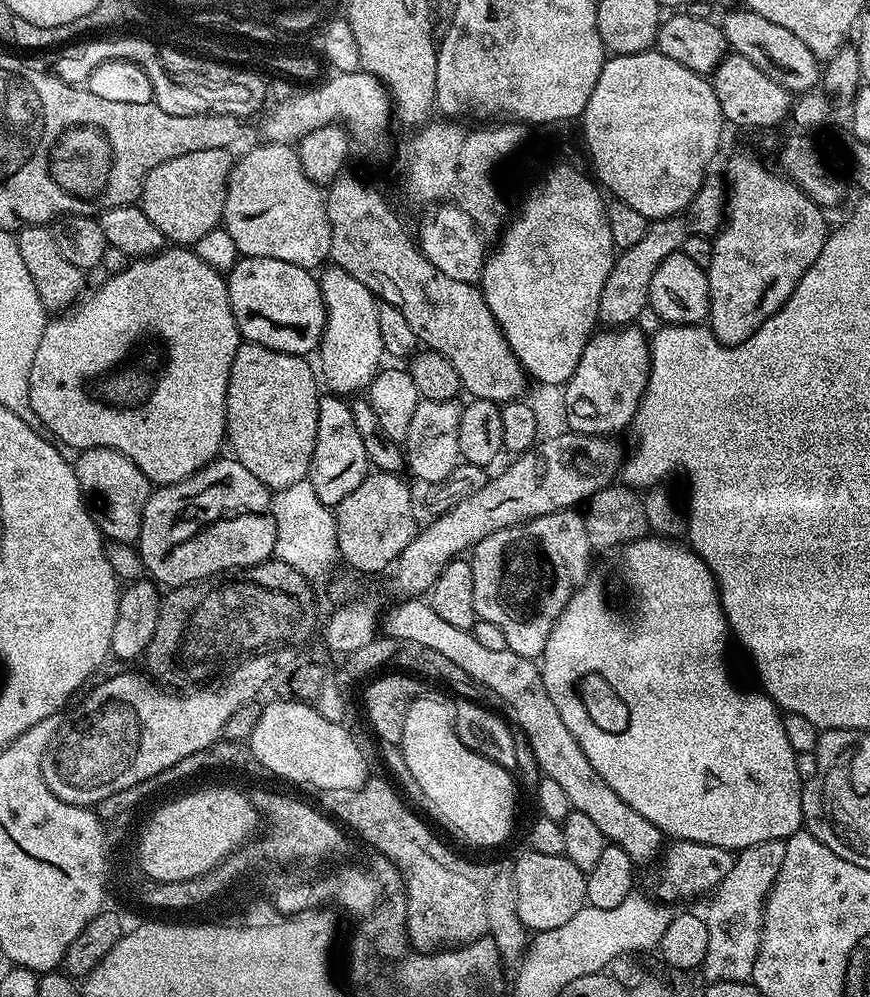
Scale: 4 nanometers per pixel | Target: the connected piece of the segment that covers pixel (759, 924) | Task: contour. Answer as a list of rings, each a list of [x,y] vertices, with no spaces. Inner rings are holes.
[[[782,840],[758,842],[736,852],[734,868],[711,893],[712,901],[704,916],[706,934],[710,937],[710,942],[706,942],[706,958],[702,965],[705,981],[751,981],[764,929],[764,904],[785,859],[786,846]]]

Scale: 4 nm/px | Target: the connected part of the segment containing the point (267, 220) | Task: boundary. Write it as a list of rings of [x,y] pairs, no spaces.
[[[260,142],[257,148],[250,149],[241,160],[239,157],[233,163],[232,173],[228,176],[222,226],[228,231],[230,238],[234,238],[234,246],[238,246],[241,257],[278,258],[278,262],[294,262],[294,266],[316,270],[332,255],[325,193],[321,185],[306,178],[296,157],[296,149],[291,145]]]

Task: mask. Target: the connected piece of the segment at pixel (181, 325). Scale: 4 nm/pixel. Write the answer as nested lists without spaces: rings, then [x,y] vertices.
[[[168,246],[154,256],[133,259],[121,272],[111,273],[107,279],[105,284],[98,285],[93,292],[85,291],[75,304],[63,309],[57,320],[49,319],[45,323],[42,342],[38,342],[38,350],[34,354],[34,366],[30,366],[30,406],[34,406],[34,414],[38,414],[41,425],[45,429],[48,427],[53,432],[51,435],[65,449],[109,447],[132,459],[134,466],[142,470],[152,486],[177,484],[217,459],[221,455],[220,444],[222,448],[226,440],[226,388],[230,382],[234,354],[242,342],[230,306],[227,279],[206,266],[206,262],[202,262],[196,251],[188,246]]]

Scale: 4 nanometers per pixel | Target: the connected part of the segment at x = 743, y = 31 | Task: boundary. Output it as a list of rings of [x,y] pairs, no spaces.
[[[737,6],[733,12],[728,12],[724,20],[719,21],[719,26],[724,31],[724,37],[729,49],[735,55],[750,58],[756,66],[778,86],[793,94],[807,94],[817,87],[822,80],[822,68],[814,53],[808,49],[802,38],[790,34],[786,26],[778,26],[778,22],[770,22],[770,18],[762,18],[762,14],[752,12],[743,6]]]

